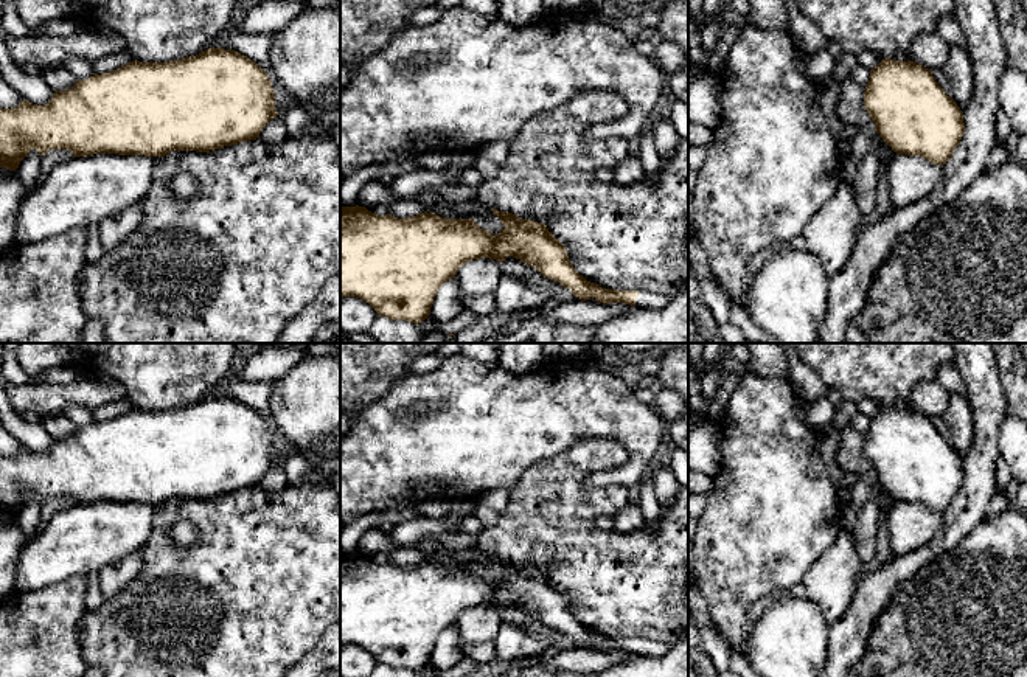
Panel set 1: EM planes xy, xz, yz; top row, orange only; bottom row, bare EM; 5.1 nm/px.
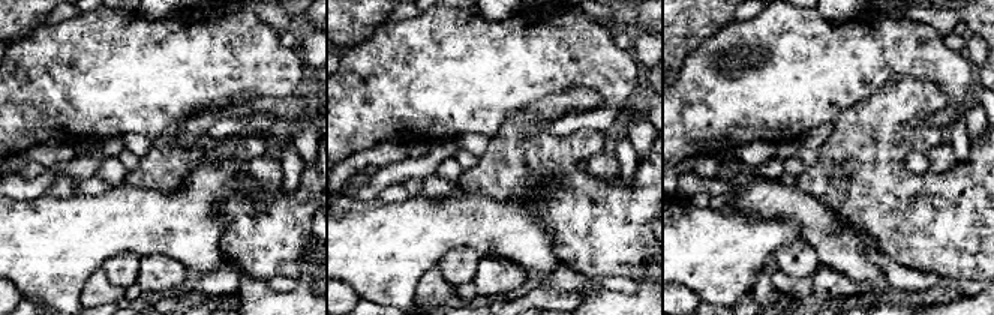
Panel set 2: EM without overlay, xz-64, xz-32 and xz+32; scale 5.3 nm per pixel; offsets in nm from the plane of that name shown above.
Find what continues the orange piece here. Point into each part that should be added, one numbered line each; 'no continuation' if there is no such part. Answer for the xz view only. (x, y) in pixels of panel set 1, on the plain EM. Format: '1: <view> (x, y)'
1: xz (648, 648)

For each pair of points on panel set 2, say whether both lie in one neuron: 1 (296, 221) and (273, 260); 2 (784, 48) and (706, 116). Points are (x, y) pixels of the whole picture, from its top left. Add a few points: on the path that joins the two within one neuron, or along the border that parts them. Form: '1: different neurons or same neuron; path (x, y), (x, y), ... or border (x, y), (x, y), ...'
1: same neuron; path (287, 230), (273, 243), (273, 251)
2: same neuron; path (769, 69), (759, 80), (735, 87), (727, 95)

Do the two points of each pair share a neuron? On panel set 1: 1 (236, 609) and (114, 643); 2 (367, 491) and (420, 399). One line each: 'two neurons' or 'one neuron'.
1: one neuron
2: one neuron

